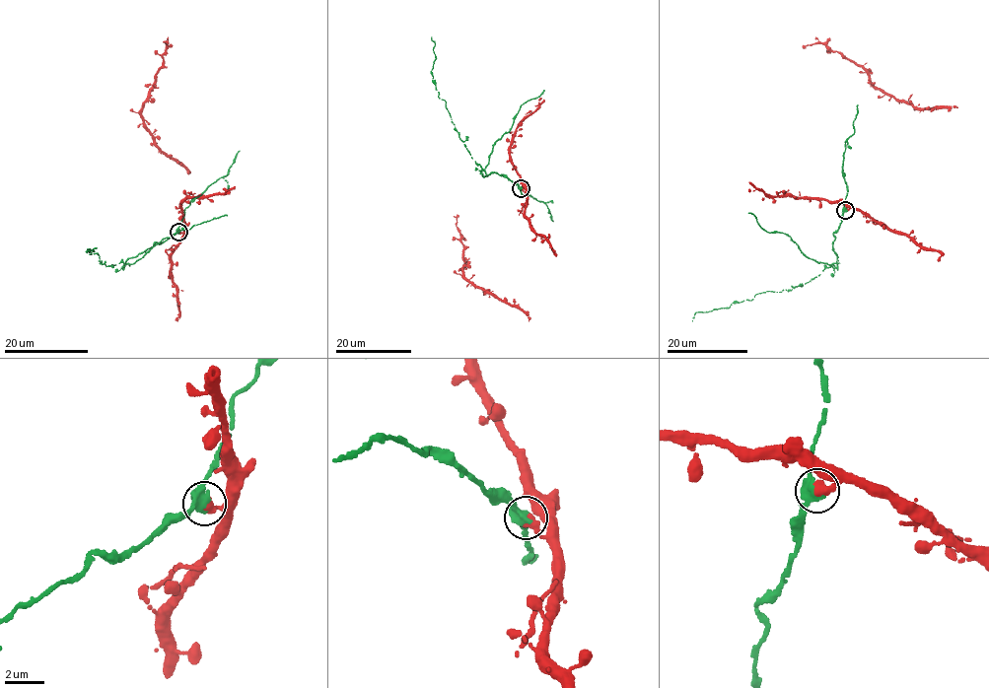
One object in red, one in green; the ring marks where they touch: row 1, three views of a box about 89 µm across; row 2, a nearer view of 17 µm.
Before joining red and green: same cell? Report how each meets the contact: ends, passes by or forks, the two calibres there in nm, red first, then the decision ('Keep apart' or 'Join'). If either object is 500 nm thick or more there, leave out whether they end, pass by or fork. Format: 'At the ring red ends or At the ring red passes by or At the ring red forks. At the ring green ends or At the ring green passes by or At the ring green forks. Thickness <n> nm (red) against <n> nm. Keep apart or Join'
At the ring red ends. At the ring green passes by. Thickness 480 nm (red) against 480 nm. Keep apart

